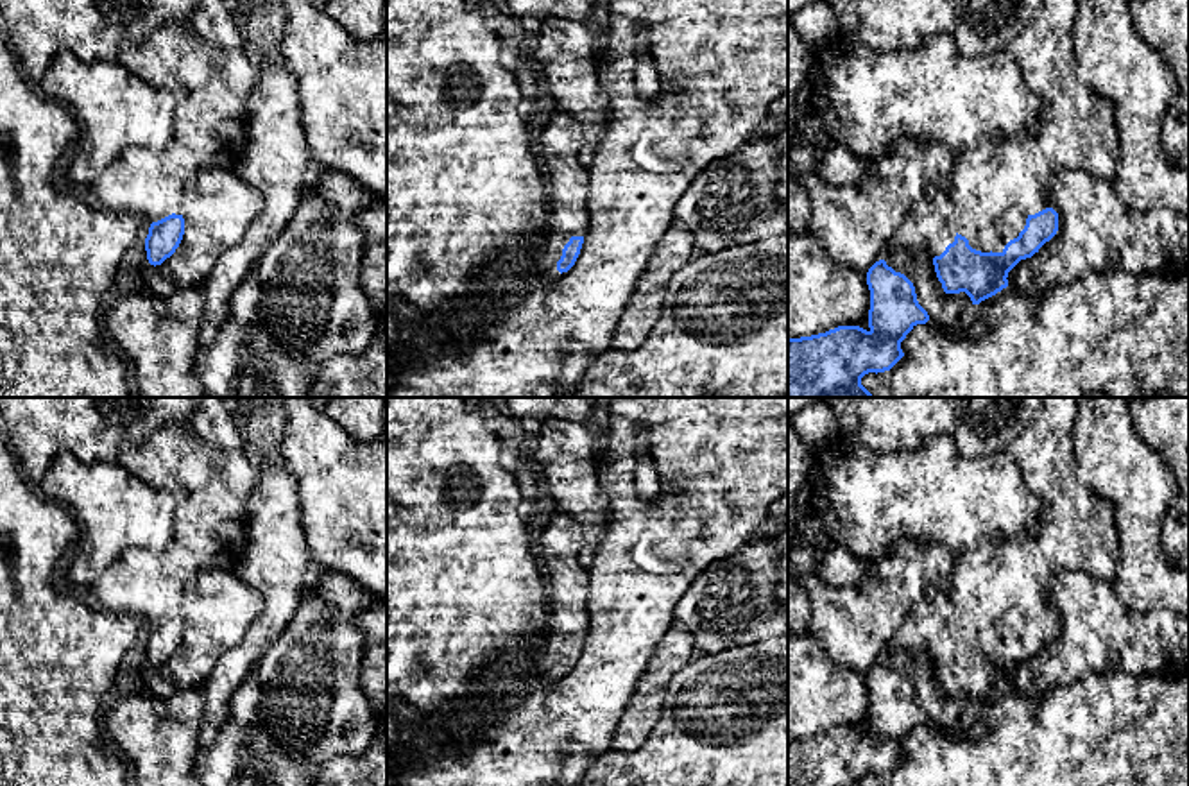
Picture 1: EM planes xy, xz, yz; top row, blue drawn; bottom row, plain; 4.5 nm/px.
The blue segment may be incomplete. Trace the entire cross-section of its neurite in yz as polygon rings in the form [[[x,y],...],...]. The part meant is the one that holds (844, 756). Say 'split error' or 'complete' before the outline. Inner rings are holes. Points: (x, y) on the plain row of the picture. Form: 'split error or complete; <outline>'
complete; [[[885,661],[867,673],[870,691],[868,732],[860,727],[838,727],[825,734],[788,739],[788,786],[861,786],[868,773],[890,772],[902,757],[901,743],[917,727],[929,722],[919,705],[913,684]]]

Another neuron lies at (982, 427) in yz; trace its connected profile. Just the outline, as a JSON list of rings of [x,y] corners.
[[[831,397],[829,408],[842,439],[876,451],[911,451],[937,435],[956,440],[967,458],[1005,453],[1031,426],[1042,408],[1040,397]]]

